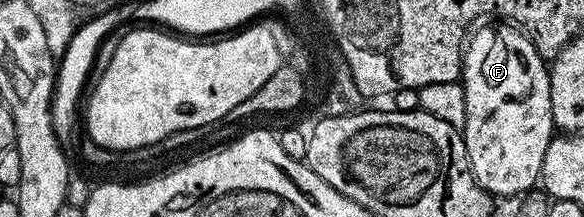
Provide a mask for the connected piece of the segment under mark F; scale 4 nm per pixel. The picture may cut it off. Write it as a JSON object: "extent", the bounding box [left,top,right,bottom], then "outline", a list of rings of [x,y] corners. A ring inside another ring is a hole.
{"extent":[461,23,555,198],"outline":[[[501,23],[498,29],[468,38],[461,81],[467,95],[463,136],[469,168],[494,198],[520,198],[538,184],[543,155],[547,155],[549,142],[555,136],[546,58],[518,26]]]}

